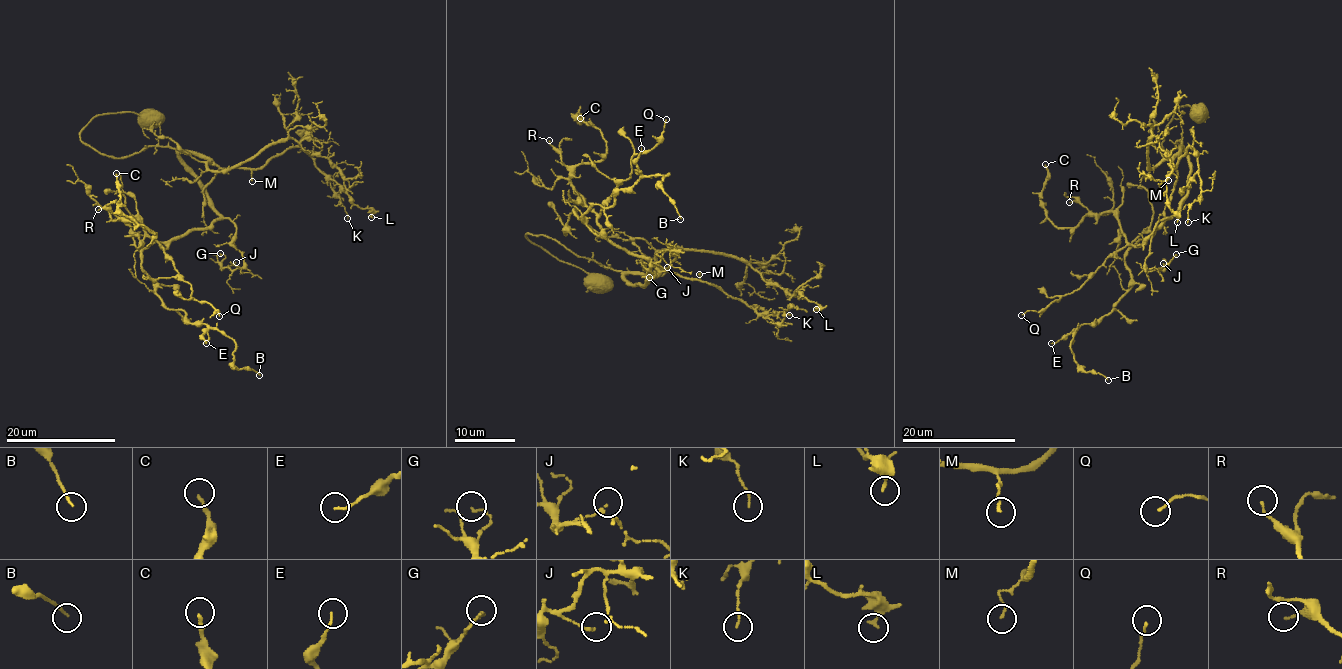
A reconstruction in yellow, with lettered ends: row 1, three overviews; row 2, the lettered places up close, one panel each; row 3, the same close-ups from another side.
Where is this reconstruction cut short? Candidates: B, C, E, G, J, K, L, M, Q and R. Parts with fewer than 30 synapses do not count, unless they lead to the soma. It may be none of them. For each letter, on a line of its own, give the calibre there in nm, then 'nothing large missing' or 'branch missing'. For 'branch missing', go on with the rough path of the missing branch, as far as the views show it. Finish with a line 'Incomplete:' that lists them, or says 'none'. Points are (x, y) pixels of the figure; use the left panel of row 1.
B: 100 nm | nothing large missing
C: 190 nm | nothing large missing
E: 110 nm | nothing large missing
G: 100 nm | nothing large missing
J: 130 nm | nothing large missing
K: 110 nm | nothing large missing
L: 240 nm | nothing large missing
M: 110 nm | nothing large missing
Q: 100 nm | nothing large missing
R: 120 nm | nothing large missing
Incomplete: none

